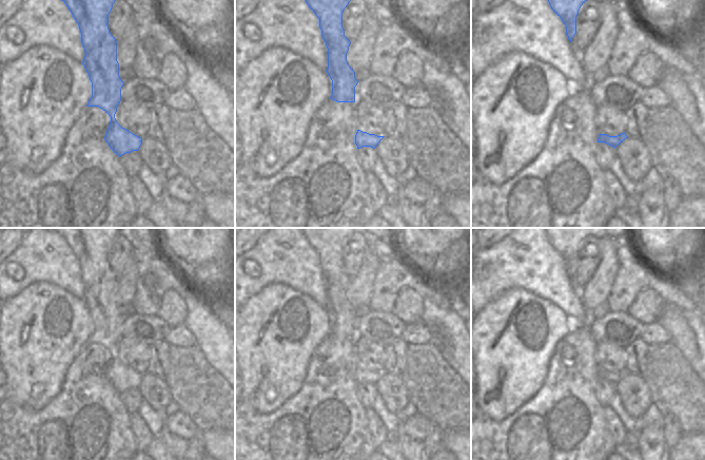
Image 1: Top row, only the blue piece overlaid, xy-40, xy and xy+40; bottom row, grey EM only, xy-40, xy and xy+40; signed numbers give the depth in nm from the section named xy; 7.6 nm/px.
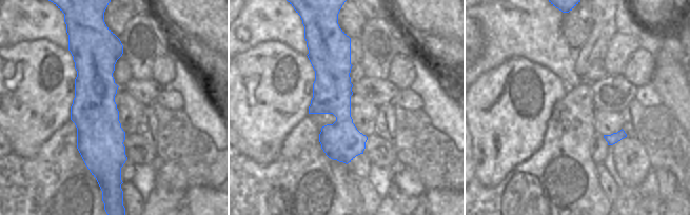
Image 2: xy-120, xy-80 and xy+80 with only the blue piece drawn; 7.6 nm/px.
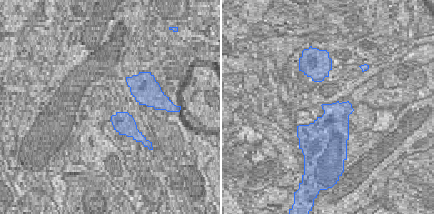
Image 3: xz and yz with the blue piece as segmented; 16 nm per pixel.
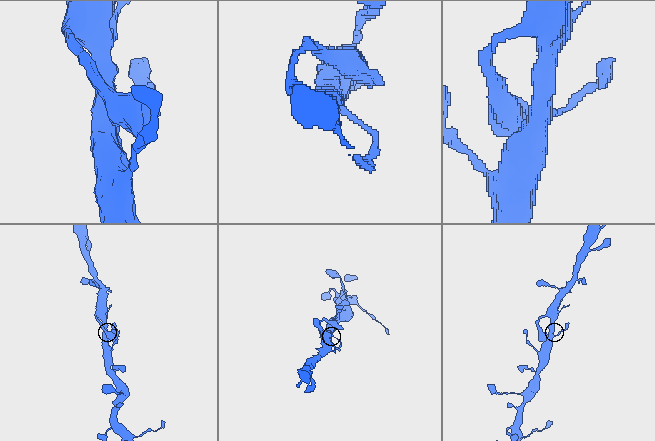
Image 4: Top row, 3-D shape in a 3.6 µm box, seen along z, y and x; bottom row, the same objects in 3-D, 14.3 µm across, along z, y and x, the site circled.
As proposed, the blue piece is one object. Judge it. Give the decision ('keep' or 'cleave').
keep

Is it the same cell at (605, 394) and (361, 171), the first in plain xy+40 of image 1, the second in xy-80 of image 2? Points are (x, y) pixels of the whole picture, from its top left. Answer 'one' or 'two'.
one

